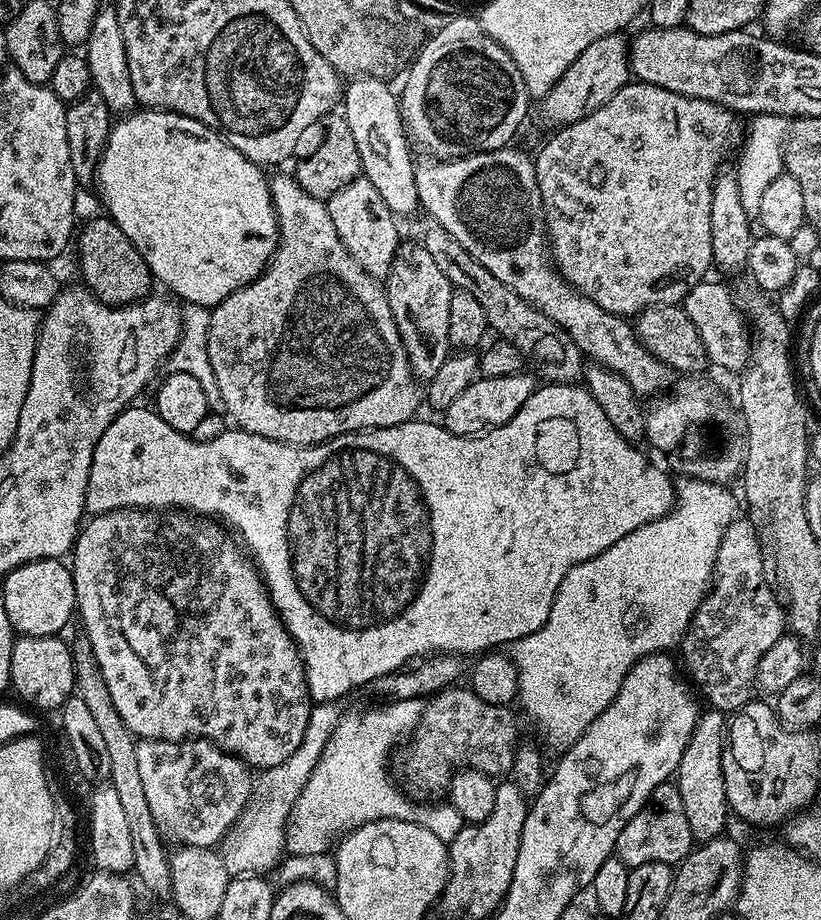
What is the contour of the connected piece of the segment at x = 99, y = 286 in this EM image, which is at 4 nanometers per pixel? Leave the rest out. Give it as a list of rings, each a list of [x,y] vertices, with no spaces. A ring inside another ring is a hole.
[[[101,214],[86,221],[84,229],[79,229],[78,240],[79,236],[83,283],[103,304],[134,304],[153,291],[154,277],[150,266],[146,266],[146,258],[142,258],[134,242],[130,242],[130,238],[126,238],[126,234],[122,234],[119,226],[107,215]]]

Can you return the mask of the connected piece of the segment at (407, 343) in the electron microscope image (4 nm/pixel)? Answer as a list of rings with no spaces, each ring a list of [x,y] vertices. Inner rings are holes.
[[[401,243],[386,277],[390,314],[398,326],[402,346],[408,355],[412,375],[426,382],[438,374],[442,362],[450,355],[450,298],[454,291],[451,282],[441,273],[423,243]]]

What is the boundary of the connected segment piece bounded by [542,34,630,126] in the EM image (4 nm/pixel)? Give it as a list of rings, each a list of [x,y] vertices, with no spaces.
[[[617,34],[598,38],[598,42],[590,42],[574,62],[570,62],[570,70],[554,82],[554,86],[542,98],[544,104],[544,116],[552,123],[552,126],[563,126],[573,124],[598,110],[598,106],[606,106],[618,90],[622,90],[624,84],[630,80],[630,65],[628,62],[628,49],[630,47],[627,39]]]

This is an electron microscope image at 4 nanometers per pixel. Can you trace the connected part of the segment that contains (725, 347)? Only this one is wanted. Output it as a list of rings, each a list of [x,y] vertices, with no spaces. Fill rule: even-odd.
[[[705,278],[700,281],[698,286],[694,286],[684,295],[682,307],[684,313],[690,318],[690,322],[694,322],[694,326],[698,330],[698,334],[702,338],[702,346],[706,346],[709,361],[713,365],[717,364],[718,367],[725,368],[728,372],[743,373],[750,363],[750,332],[746,327],[745,313],[736,305],[731,290],[724,284],[715,284],[712,278]]]

